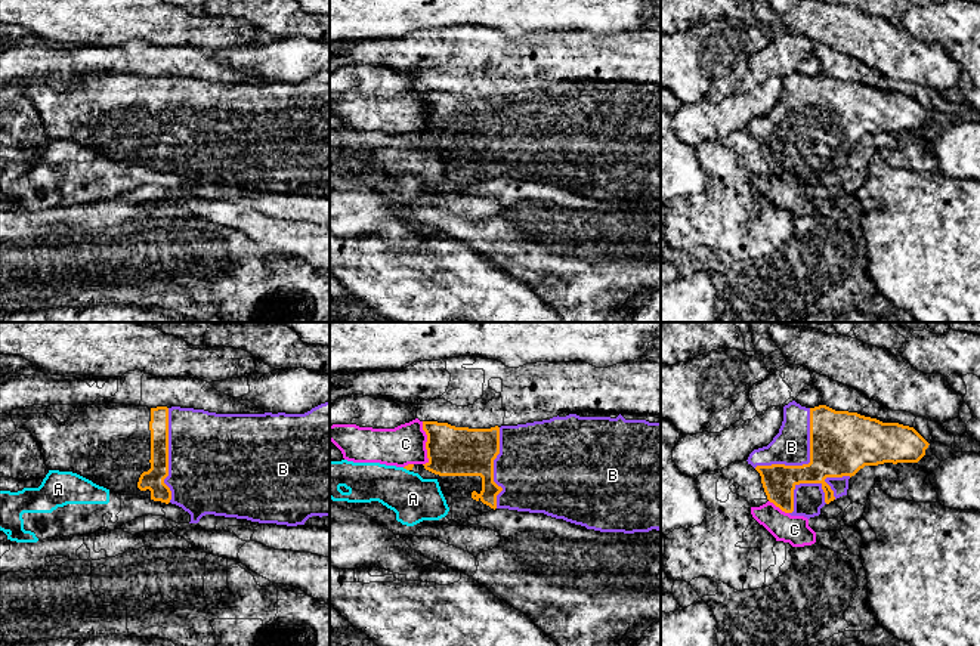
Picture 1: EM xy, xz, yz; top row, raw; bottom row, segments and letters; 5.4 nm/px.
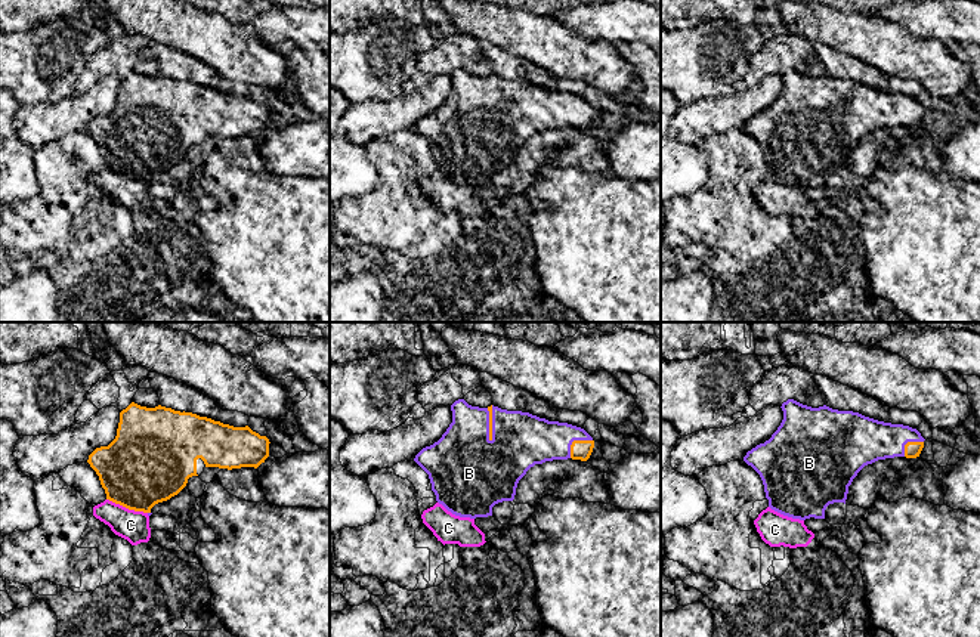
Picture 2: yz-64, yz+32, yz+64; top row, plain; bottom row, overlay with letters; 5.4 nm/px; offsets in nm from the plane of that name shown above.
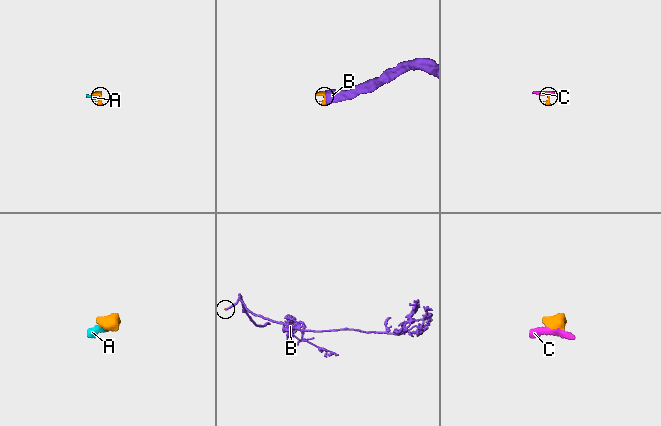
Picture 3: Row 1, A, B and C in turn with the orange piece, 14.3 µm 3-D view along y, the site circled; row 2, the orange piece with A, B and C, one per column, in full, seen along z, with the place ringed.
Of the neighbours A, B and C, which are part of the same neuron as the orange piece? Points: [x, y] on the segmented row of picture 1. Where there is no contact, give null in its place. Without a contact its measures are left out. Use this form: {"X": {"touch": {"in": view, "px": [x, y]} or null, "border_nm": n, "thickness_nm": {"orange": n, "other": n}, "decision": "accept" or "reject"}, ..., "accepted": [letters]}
{"A": {"touch": {"in": "xz", "px": [405, 467]}, "border_nm": 40, "thickness_nm": {"orange": 30, "other": 240}, "decision": "reject"}, "B": {"touch": {"in": "yz", "px": [809, 463]}, "border_nm": 440, "thickness_nm": {"orange": 340, "other": 200}, "decision": "accept"}, "C": {"touch": {"in": "xz", "px": [426, 444]}, "border_nm": 240, "thickness_nm": {"orange": 280, "other": 220}, "decision": "reject"}, "accepted": ["B"]}

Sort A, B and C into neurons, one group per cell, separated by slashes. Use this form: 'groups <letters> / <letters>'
groups A / B / C

